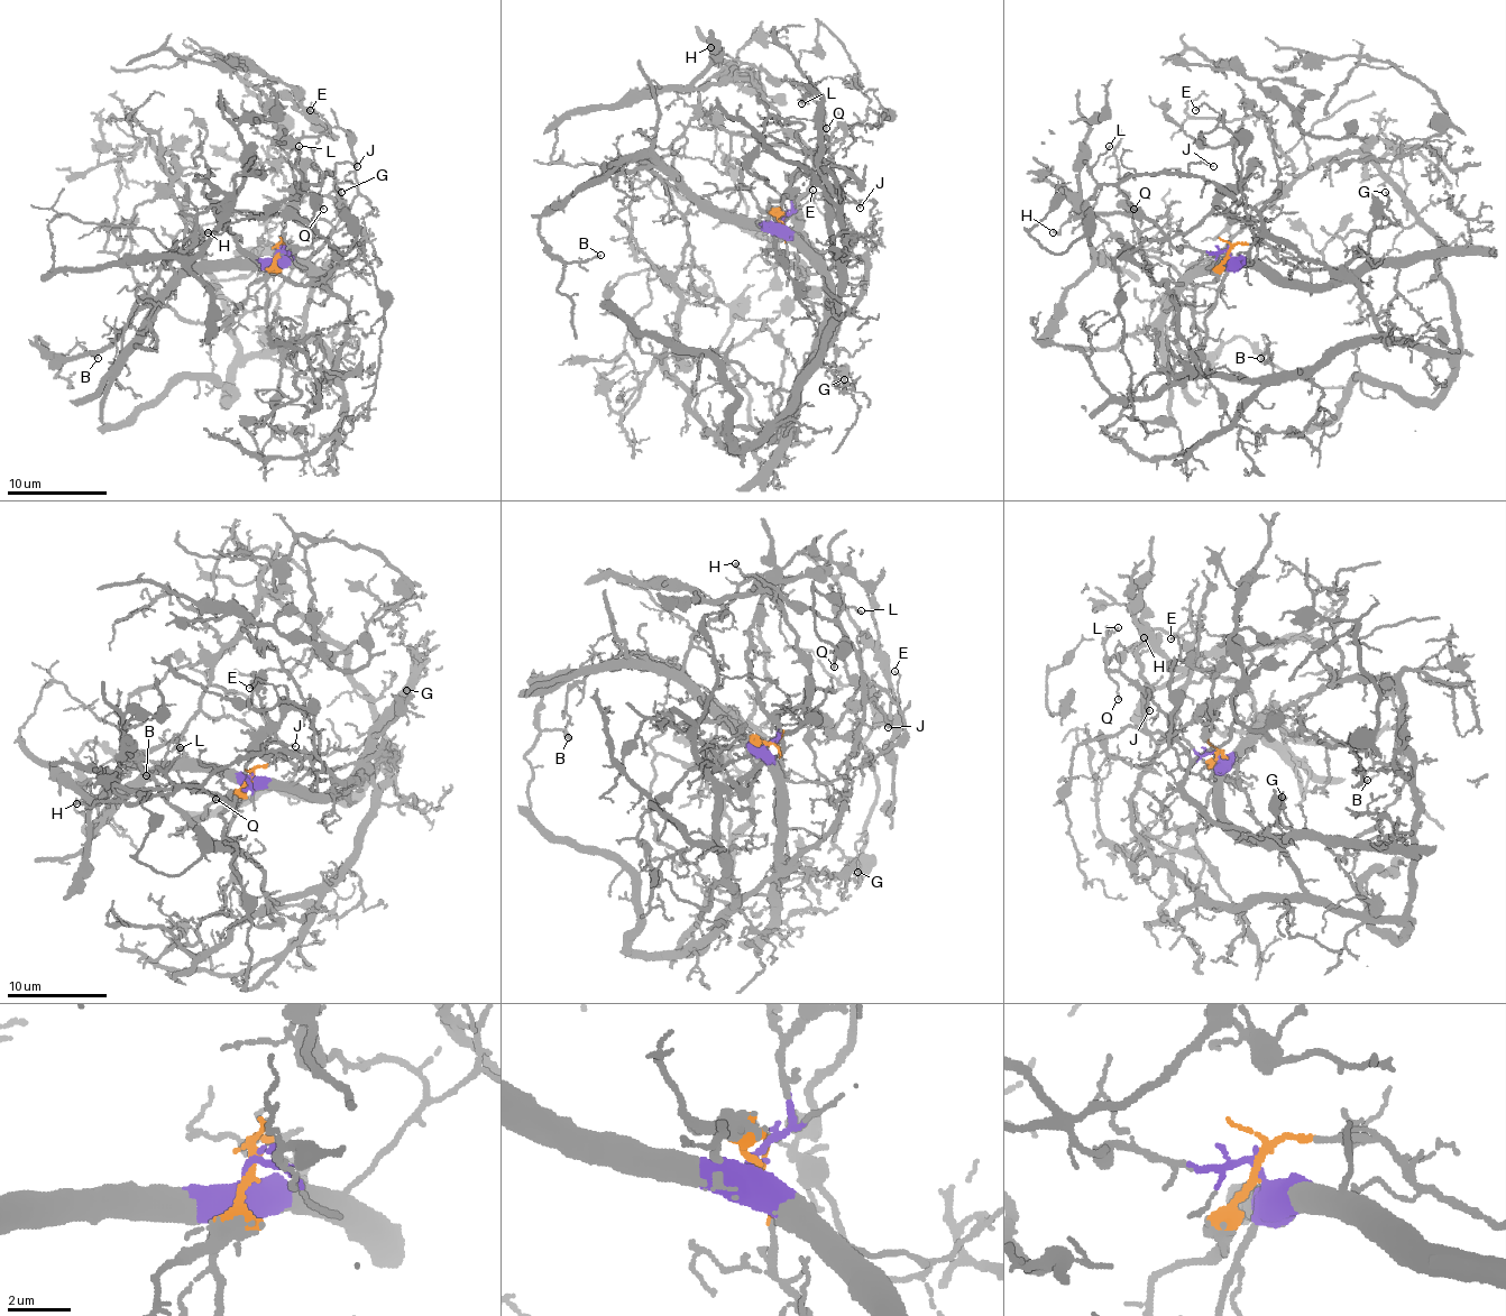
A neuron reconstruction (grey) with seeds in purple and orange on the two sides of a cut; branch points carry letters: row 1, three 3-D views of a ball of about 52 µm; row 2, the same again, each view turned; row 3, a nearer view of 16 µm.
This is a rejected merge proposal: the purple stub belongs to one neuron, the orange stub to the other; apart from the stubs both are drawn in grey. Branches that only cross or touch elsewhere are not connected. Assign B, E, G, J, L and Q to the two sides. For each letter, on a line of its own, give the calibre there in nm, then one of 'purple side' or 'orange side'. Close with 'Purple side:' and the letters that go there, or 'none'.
B: 110 nm thick; purple side
E: 110 nm thick; purple side
G: 160 nm thick; purple side
J: 130 nm thick; orange side
L: 130 nm thick; orange side
Q: 130 nm thick; orange side
Purple side: B, E, G

